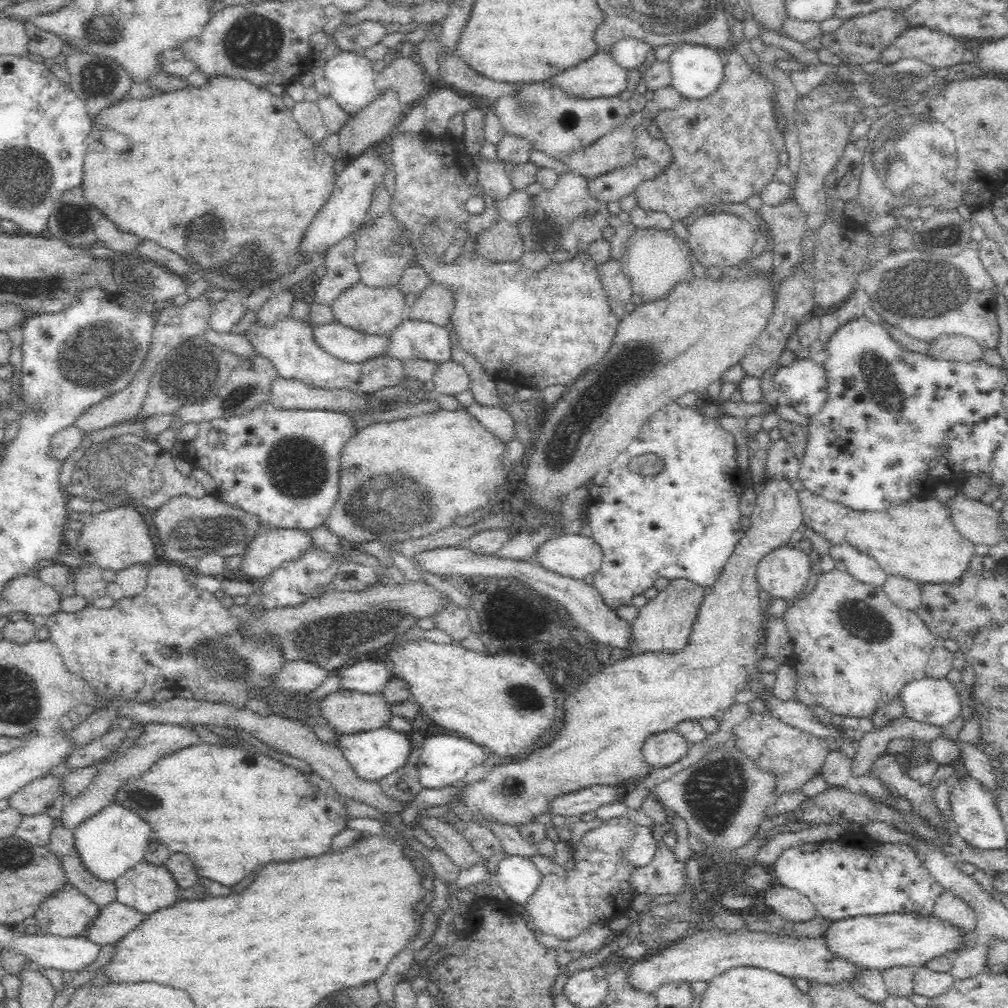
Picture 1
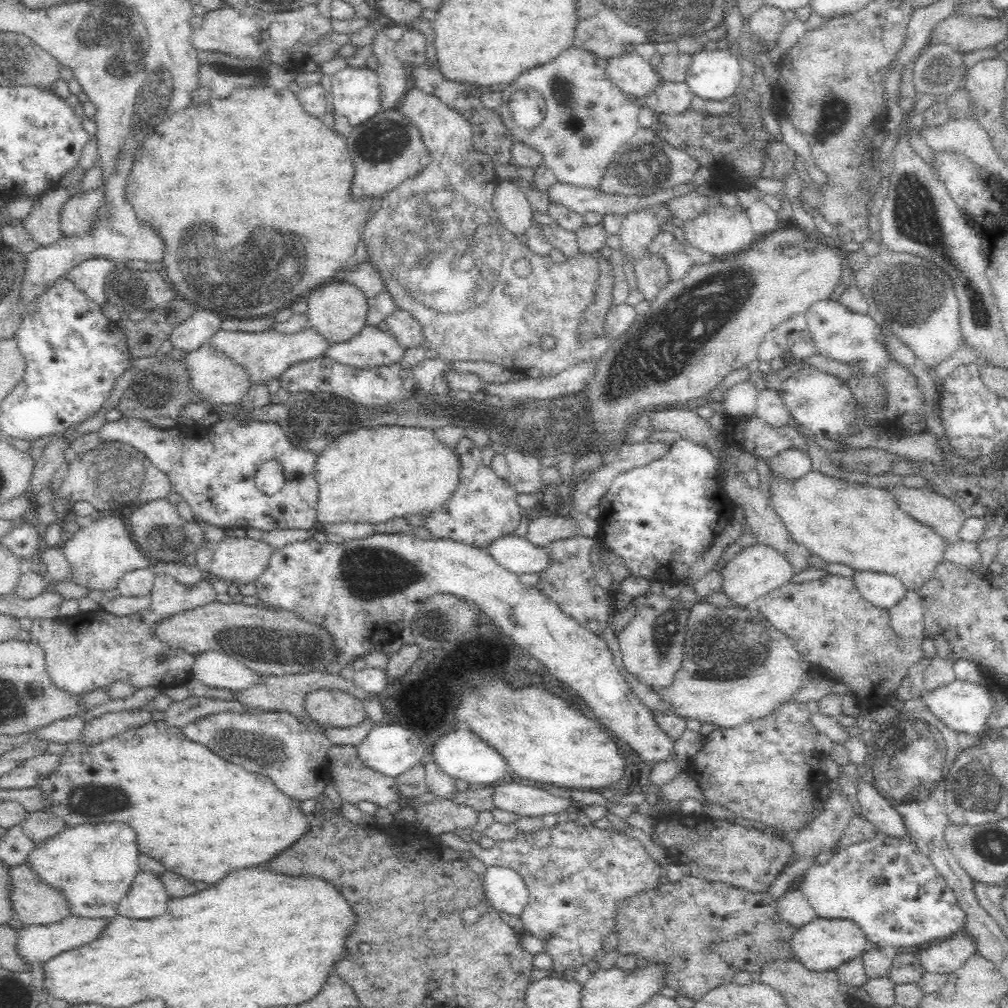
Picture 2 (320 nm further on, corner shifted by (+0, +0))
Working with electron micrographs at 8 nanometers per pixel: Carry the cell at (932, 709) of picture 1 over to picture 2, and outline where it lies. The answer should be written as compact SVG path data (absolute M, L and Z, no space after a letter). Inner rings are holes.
M954 679L950 684L934 690L925 688L922 691L922 702L927 711L934 714L946 727L954 729L954 732L979 736L985 733L986 718L990 716L995 703L991 699L990 689L992 688L988 685Z

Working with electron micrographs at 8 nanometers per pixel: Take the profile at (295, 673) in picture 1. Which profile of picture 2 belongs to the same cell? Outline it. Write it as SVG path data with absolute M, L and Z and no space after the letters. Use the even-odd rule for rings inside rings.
M209 651L198 655L192 668L193 677L214 688L242 691L264 684L266 675L240 663L237 658Z

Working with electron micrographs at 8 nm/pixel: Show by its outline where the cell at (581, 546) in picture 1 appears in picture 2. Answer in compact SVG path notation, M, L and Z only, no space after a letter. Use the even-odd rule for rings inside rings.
M514 534L494 539L486 550L506 571L516 575L542 573L553 563L550 547L534 546L525 537Z

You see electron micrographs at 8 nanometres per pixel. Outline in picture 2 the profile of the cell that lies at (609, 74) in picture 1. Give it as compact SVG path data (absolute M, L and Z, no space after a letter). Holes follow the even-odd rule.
M635 52L606 59L605 77L630 99L648 96L661 84L649 61Z

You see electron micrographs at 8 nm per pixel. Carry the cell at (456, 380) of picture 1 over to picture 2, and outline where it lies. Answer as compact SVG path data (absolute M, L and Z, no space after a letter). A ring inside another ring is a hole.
M594 360L586 364L576 364L556 377L543 376L538 379L527 377L510 380L504 384L481 380L479 391L488 396L497 396L498 400L500 398L508 400L512 396L548 401L570 393L578 395L580 390L590 382L596 363L597 361Z

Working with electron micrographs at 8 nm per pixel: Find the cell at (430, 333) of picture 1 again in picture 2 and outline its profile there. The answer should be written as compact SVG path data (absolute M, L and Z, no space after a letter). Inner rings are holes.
M366 325L358 336L348 342L334 344L328 357L363 369L385 367L404 358L408 347L398 343L397 336L384 325Z

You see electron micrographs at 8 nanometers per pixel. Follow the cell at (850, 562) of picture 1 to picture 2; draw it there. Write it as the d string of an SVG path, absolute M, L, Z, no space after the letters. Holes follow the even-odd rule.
M856 570L852 580L861 596L878 608L890 610L906 594L902 583L886 573Z

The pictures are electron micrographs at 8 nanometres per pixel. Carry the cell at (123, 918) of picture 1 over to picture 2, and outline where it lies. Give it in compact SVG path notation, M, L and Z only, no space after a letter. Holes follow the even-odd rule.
M72 914L54 924L25 925L18 929L16 947L18 947L20 955L26 959L26 963L44 963L52 957L62 954L62 952L68 952L68 950L74 950L74 948L90 944L93 940L98 940L106 932L110 920L111 918L76 916Z

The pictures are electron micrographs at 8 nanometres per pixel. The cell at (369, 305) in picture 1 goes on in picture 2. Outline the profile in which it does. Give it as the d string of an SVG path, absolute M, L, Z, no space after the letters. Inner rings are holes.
M337 278L326 281L306 295L308 324L316 327L326 339L337 343L348 342L358 336L368 325L368 297L362 289L346 280Z

